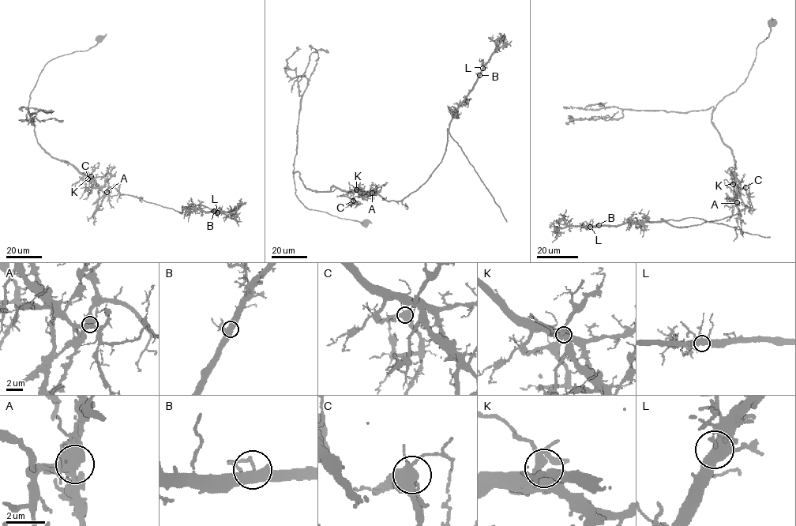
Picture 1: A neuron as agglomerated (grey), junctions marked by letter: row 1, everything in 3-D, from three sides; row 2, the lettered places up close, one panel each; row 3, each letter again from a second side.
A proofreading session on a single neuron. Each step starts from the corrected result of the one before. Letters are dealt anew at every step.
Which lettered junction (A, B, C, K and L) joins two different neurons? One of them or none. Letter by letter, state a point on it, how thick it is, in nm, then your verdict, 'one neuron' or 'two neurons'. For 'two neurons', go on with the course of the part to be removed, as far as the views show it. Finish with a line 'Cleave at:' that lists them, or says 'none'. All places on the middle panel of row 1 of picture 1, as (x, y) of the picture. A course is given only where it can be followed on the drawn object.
A: (372, 193) | 500 nm | two neurons | (372, 193), (387, 201), (401, 201), (428, 179), (444, 152), (452, 113), (471, 90), (496, 43), (504, 35)
B: (479, 75) | 500 nm | one neuron
C: (353, 201) | 480 nm | one neuron
K: (356, 189) | 420 nm | one neuron
L: (482, 68) | 500 nm | one neuron
Cleave at: A

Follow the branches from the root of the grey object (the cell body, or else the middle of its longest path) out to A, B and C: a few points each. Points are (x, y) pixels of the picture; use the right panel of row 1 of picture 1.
A: (772, 23), (769, 35), (756, 48), (745, 80), (726, 95), (712, 114), (713, 125), (734, 155), (737, 203)
B: (772, 23), (745, 80), (711, 119), (734, 155), (735, 203), (745, 208), (688, 227), (598, 225)
C: (772, 23), (745, 80), (719, 103), (711, 119), (734, 155), (734, 182), (745, 187)

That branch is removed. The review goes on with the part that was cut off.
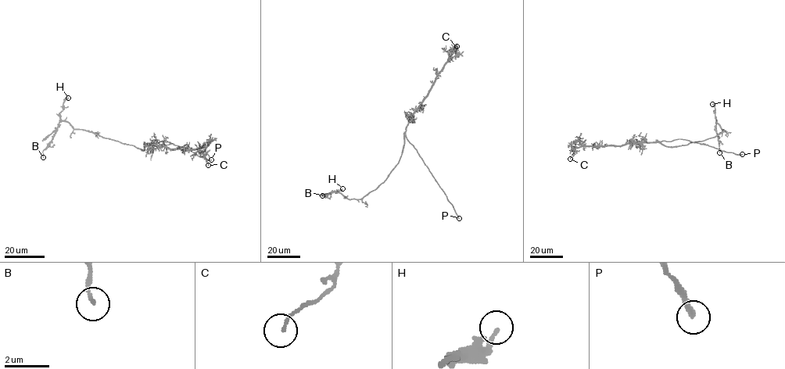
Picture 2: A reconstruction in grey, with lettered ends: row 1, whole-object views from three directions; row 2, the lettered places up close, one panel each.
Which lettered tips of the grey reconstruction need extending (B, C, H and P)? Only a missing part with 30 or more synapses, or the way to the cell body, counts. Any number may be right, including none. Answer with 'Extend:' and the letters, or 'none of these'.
Extend: P

